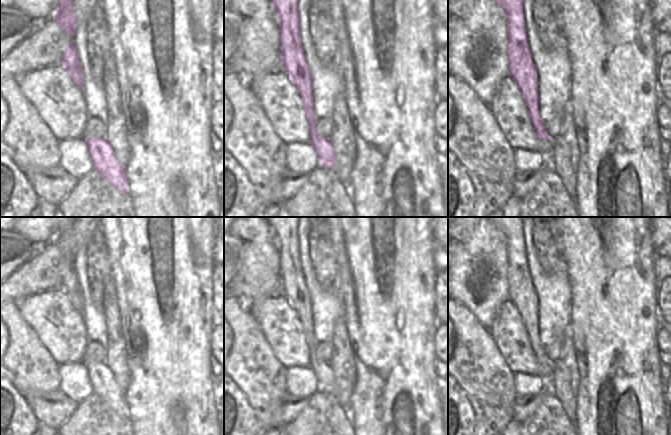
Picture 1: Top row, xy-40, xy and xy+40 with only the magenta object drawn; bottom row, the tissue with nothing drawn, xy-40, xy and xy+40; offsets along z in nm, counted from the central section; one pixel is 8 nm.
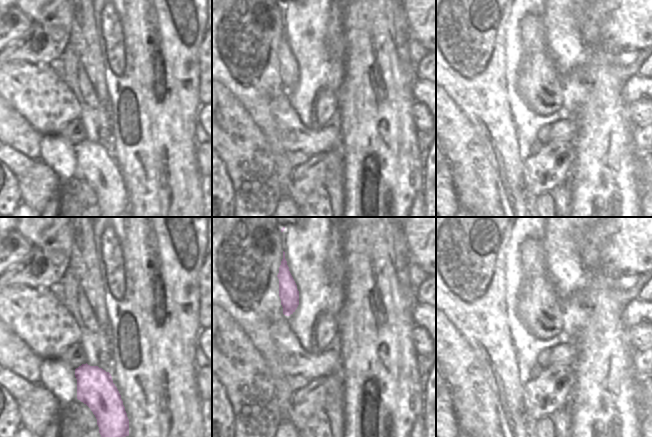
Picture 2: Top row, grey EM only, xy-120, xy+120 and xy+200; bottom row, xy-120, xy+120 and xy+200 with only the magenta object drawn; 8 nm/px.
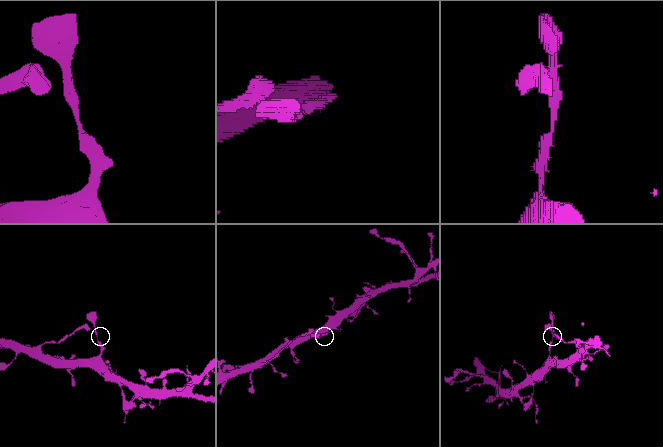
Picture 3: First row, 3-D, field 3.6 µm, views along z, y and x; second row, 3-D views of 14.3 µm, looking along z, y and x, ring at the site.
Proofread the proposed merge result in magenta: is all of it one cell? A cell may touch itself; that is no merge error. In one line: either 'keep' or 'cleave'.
keep

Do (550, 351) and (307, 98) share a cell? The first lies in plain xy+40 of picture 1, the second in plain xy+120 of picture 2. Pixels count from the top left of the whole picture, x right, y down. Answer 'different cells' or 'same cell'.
different cells

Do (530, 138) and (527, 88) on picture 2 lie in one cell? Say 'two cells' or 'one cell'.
two cells

